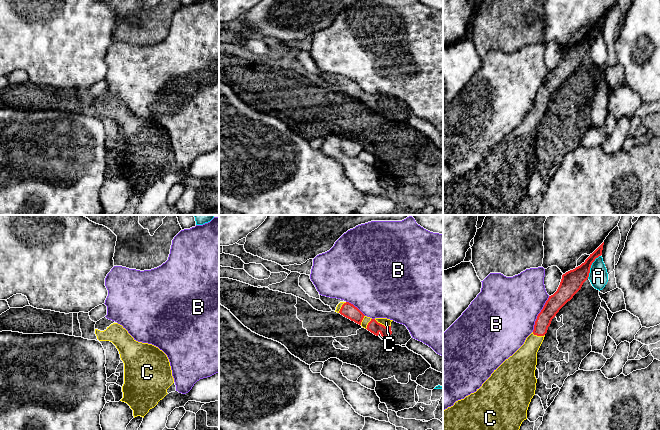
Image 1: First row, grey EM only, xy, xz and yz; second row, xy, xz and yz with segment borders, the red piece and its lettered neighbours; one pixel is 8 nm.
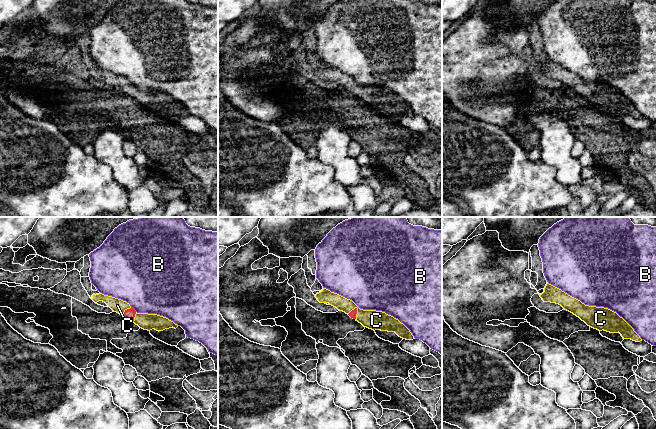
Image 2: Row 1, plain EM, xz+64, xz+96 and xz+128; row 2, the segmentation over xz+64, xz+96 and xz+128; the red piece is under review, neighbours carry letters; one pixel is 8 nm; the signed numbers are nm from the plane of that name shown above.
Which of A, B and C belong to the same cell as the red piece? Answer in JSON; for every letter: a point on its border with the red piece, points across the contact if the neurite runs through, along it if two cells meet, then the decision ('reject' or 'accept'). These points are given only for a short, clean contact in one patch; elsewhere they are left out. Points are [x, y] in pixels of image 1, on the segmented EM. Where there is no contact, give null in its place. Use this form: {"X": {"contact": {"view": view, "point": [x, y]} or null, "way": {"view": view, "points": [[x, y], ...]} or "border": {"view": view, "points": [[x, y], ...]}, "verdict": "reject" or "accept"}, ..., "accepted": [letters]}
{"A": {"contact": {"view": "yz", "point": [590, 266]}, "verdict": "reject"}, "B": {"contact": {"view": "yz", "point": [538, 314]}, "verdict": "reject"}, "C": {"contact": {"view": "xz", "point": [381, 324]}, "verdict": "accept"}, "accepted": ["C"]}

